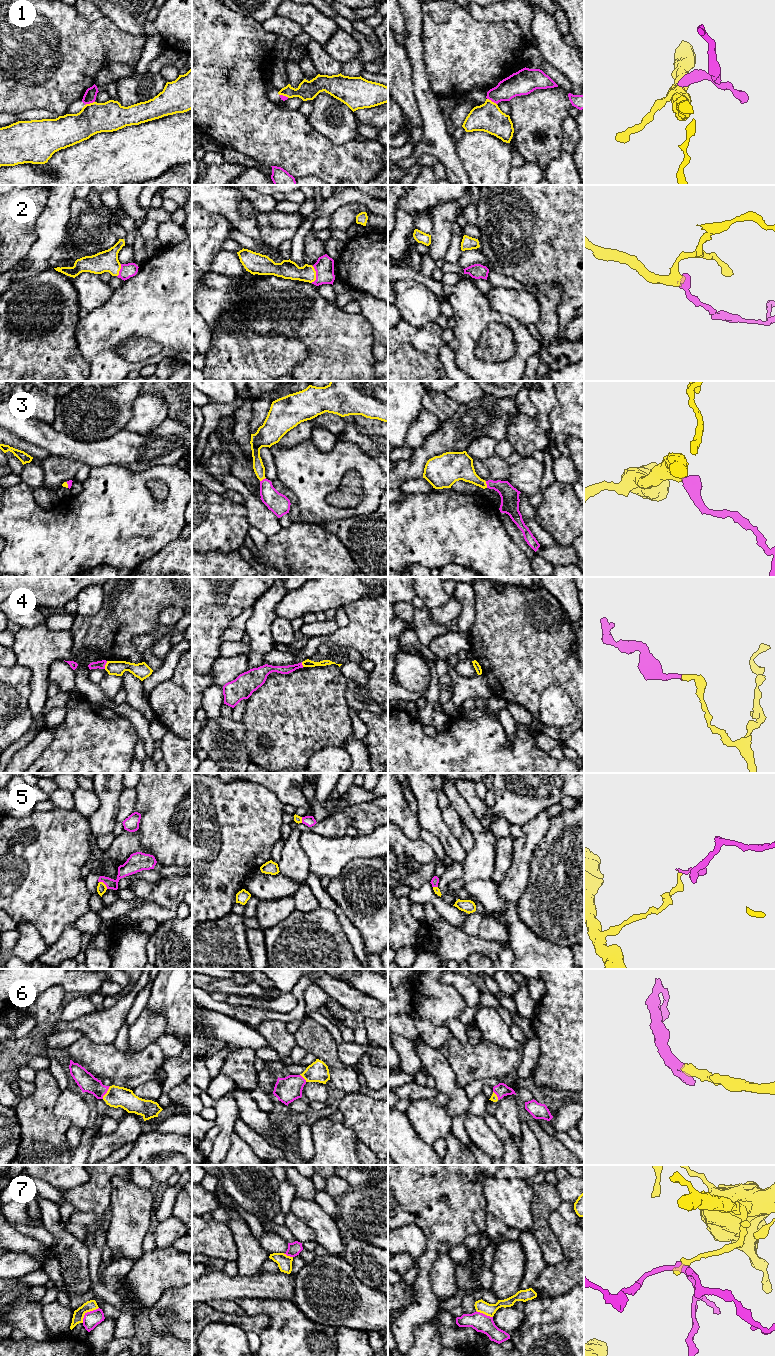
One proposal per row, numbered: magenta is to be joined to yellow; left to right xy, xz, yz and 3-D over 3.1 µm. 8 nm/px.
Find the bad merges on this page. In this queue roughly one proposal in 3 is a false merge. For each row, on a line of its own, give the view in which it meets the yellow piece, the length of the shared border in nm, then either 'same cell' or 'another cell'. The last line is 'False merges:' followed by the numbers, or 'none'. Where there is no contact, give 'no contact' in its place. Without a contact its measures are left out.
1: contact in xy; length 90 nm; same cell
2: contact in xz; length 140 nm; same cell
3: contact in yz; length 60 nm; same cell
4: contact in xy; length 70 nm; same cell
5: contact in xy; length 90 nm; same cell
6: contact in xy; length 120 nm; same cell
7: contact in xy; length 180 nm; another cell
False merges: 7

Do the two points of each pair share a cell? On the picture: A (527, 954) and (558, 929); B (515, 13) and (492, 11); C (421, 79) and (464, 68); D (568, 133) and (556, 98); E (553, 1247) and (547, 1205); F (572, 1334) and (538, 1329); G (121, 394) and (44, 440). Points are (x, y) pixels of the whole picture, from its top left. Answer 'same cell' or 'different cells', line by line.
A: different cells
B: same cell
C: different cells
D: different cells
E: same cell
F: same cell
G: different cells

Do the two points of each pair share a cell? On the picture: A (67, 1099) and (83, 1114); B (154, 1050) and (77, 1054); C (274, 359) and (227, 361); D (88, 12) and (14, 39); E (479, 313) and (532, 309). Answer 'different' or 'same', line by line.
A: same
B: same
C: same
D: different
E: different

